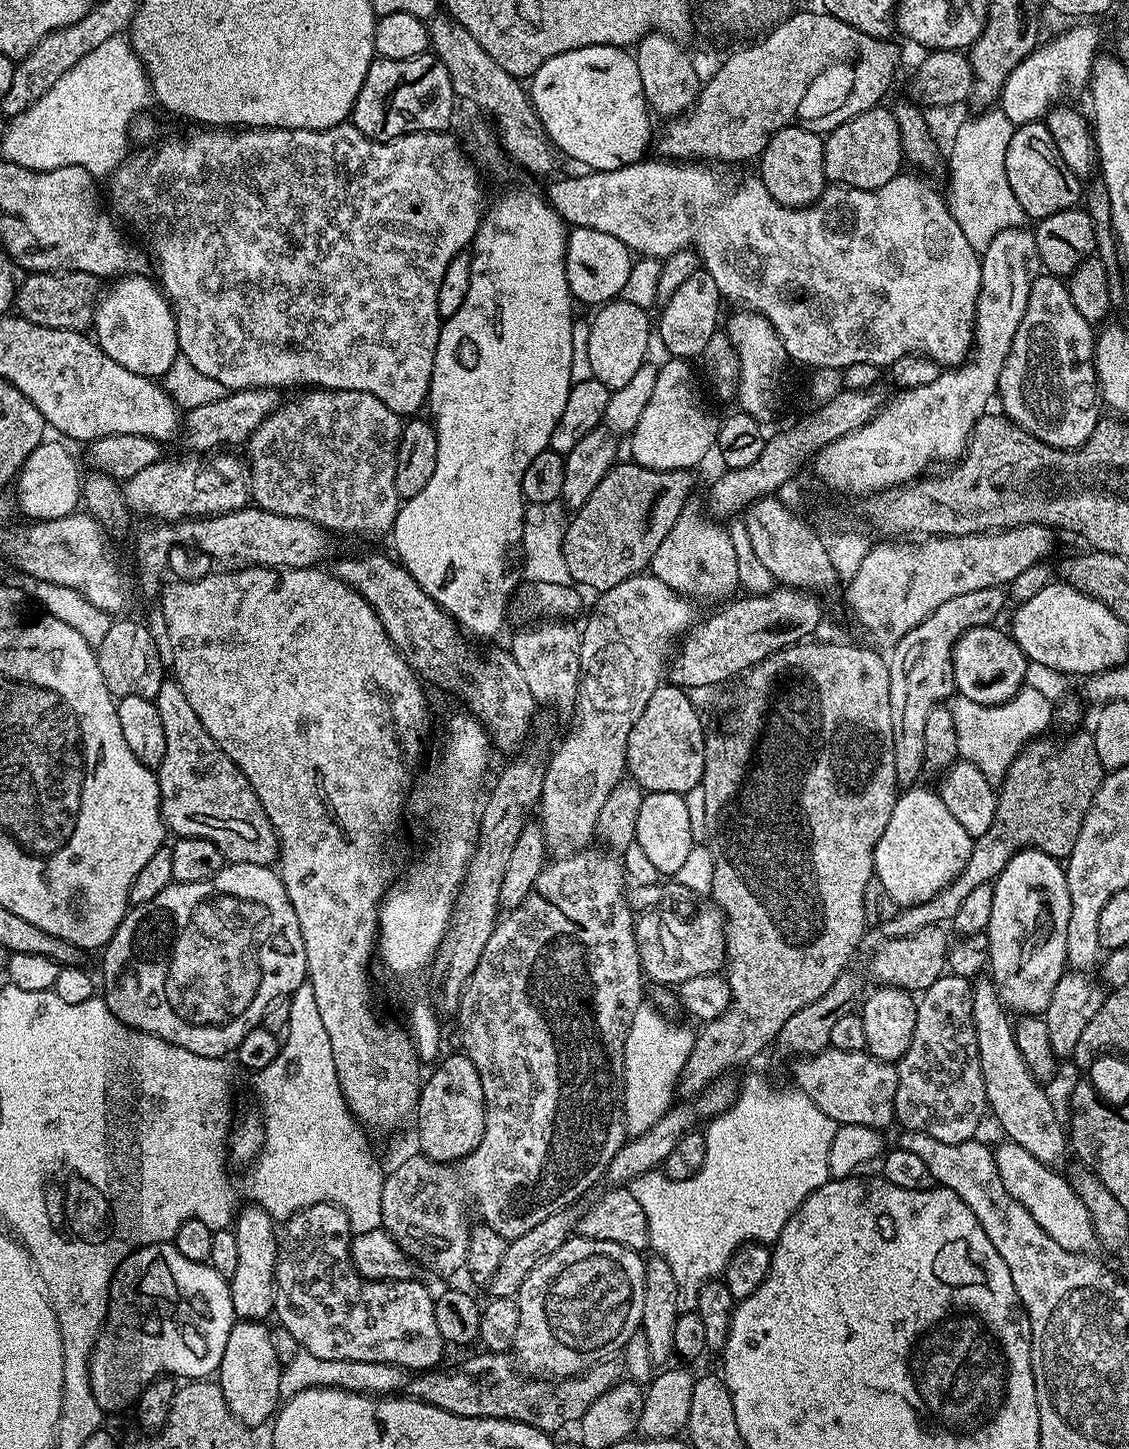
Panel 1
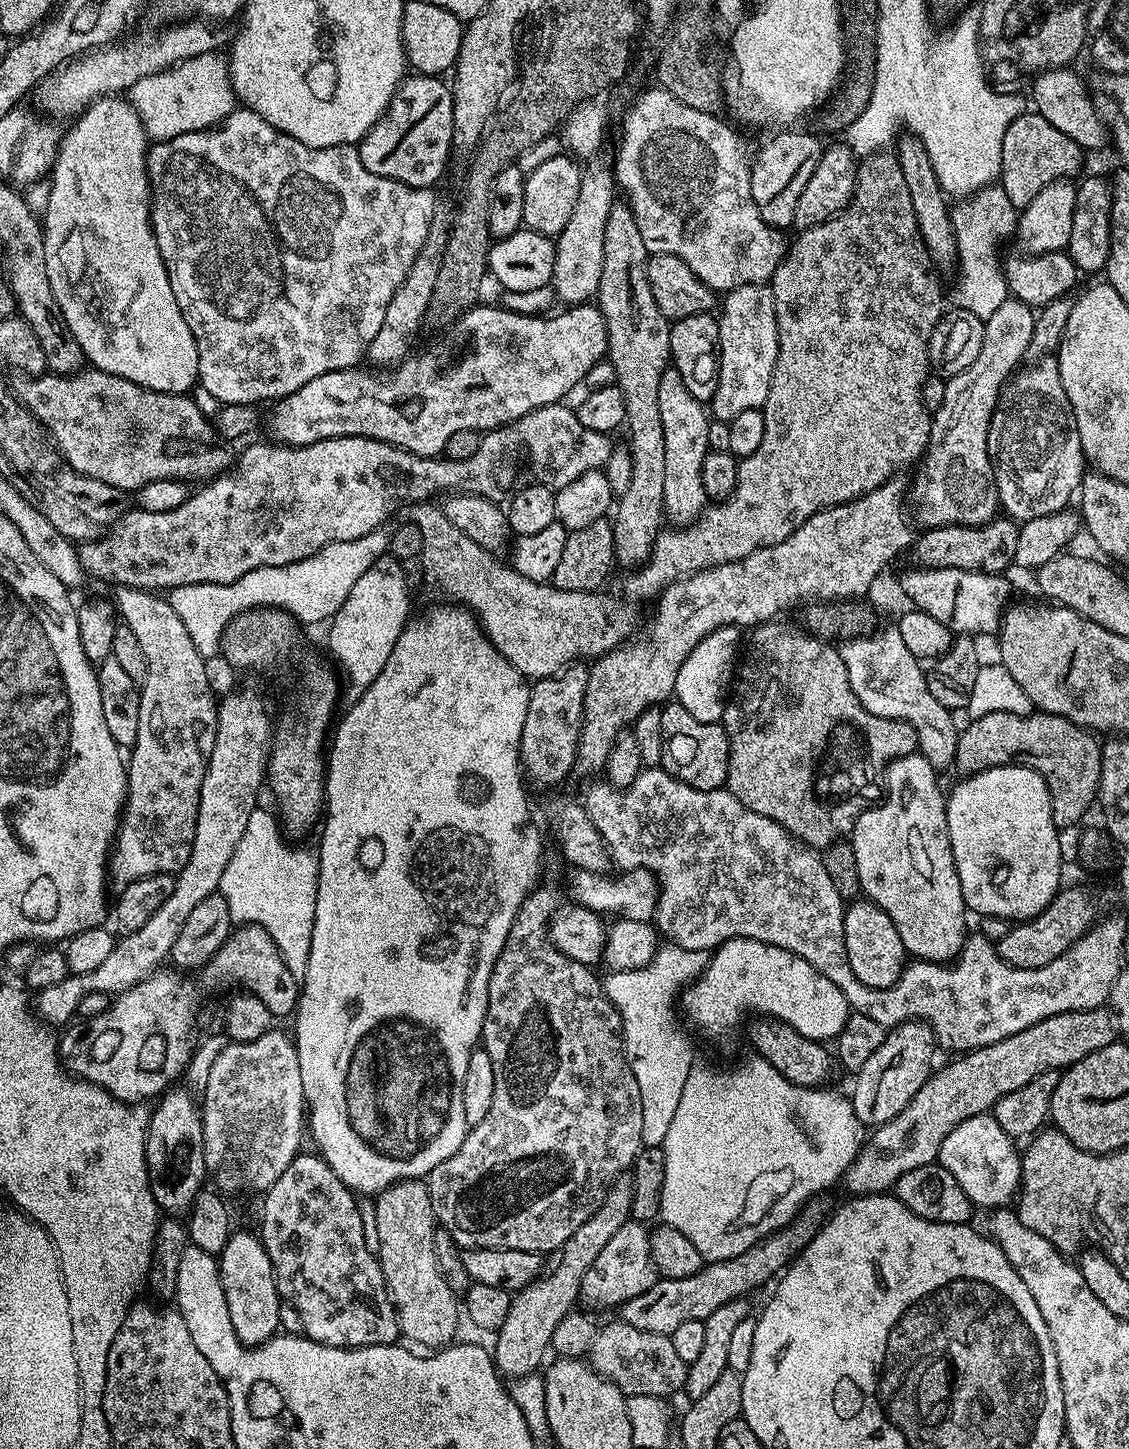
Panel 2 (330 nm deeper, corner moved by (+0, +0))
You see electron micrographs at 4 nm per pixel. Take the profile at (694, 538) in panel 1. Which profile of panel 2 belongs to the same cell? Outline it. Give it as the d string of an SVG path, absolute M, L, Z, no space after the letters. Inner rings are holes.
M671 366L658 382L658 414L662 414L662 438L666 452L664 515L673 525L687 526L699 517L710 500L702 482L703 459L710 451L707 442L710 416L701 400L686 390L682 374Z

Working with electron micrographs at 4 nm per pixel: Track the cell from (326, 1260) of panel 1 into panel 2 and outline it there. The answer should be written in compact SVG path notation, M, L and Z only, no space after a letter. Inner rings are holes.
M313 1154L313 1156L296 1155L281 1178L267 1192L263 1193L264 1213L260 1216L258 1235L263 1244L266 1244L266 1254L270 1254L270 1262L274 1266L280 1299L284 1302L291 1302L294 1310L298 1310L298 1314L302 1317L304 1335L308 1339L319 1344L324 1343L326 1346L334 1346L335 1348L365 1348L375 1344L395 1344L400 1336L400 1323L396 1317L396 1306L392 1297L388 1295L387 1288L384 1287L384 1275L380 1269L378 1256L370 1247L370 1240L368 1244L367 1238L364 1237L364 1220L360 1217L359 1210L356 1209L355 1199L357 1200L357 1197L352 1189L347 1188L341 1182L338 1174L334 1174L334 1170L330 1170L330 1166L323 1156L319 1154Z

